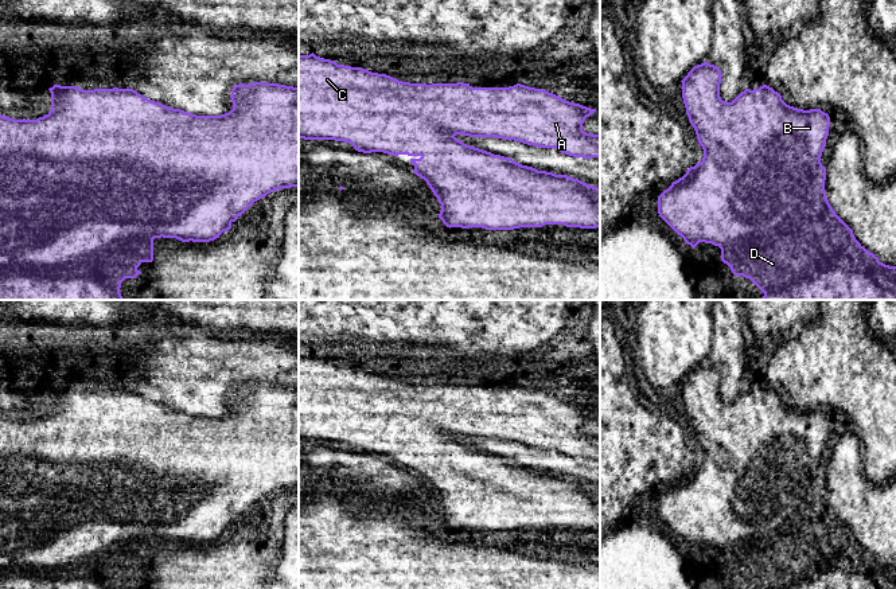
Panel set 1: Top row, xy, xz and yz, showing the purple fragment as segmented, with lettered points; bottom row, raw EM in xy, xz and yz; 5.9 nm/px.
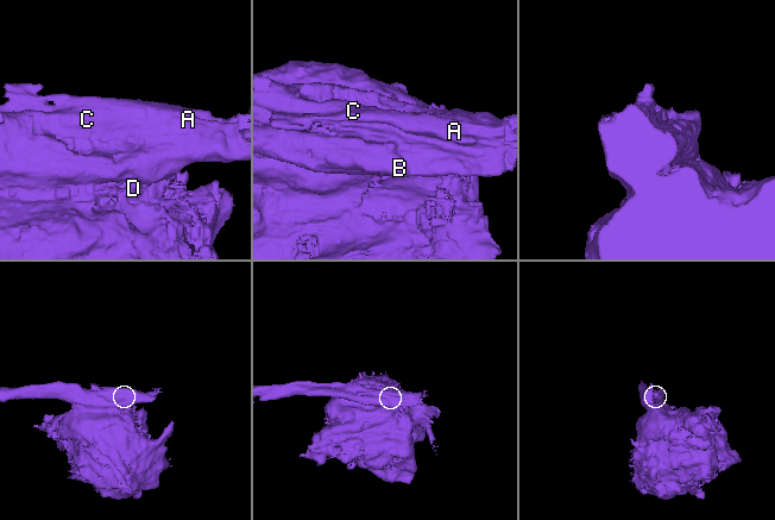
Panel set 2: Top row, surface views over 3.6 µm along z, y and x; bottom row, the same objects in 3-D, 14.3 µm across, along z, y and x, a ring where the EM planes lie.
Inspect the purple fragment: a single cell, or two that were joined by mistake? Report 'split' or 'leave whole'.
split

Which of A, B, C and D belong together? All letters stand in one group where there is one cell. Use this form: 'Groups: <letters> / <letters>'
Groups: A C / B D

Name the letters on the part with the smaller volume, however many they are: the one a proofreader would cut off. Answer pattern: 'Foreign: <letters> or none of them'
Foreign: A, C

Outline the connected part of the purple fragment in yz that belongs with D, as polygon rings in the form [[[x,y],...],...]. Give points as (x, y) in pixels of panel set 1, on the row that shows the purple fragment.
[[[782,98],[775,100],[770,106],[751,110],[744,108],[740,101],[731,105],[737,110],[737,217],[745,222],[748,233],[720,247],[721,261],[731,268],[735,276],[749,278],[764,293],[760,300],[896,300],[896,266],[880,262],[873,253],[866,250],[826,198],[826,168],[821,163],[821,156],[829,136],[829,114],[821,109],[803,110],[790,106]]]

